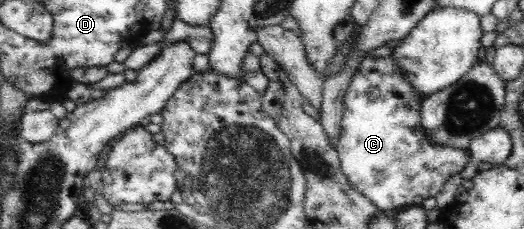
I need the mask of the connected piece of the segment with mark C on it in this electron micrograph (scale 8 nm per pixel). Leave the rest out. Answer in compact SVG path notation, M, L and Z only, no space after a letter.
M366 57L356 74L353 74L344 97L344 112L341 120L340 138L335 149L340 157L340 167L350 185L358 190L381 212L395 212L404 208L422 206L423 201L435 197L442 186L460 173L470 160L468 149L455 149L432 141L420 125L422 95L396 67L394 57Z

